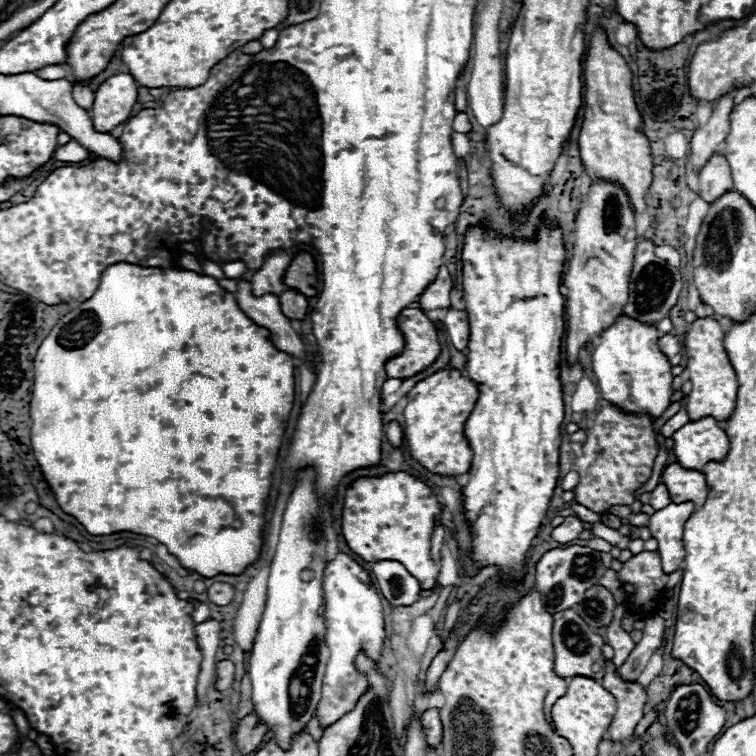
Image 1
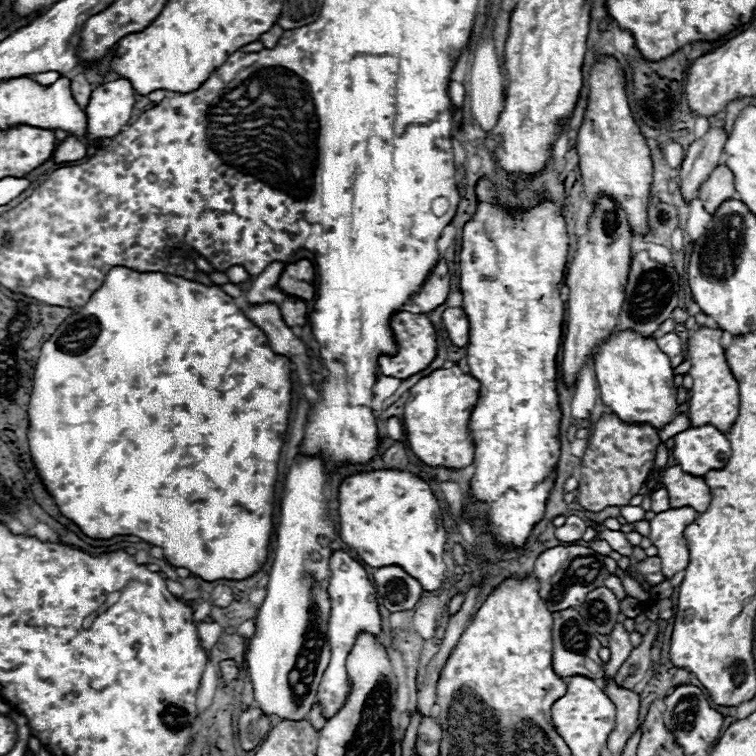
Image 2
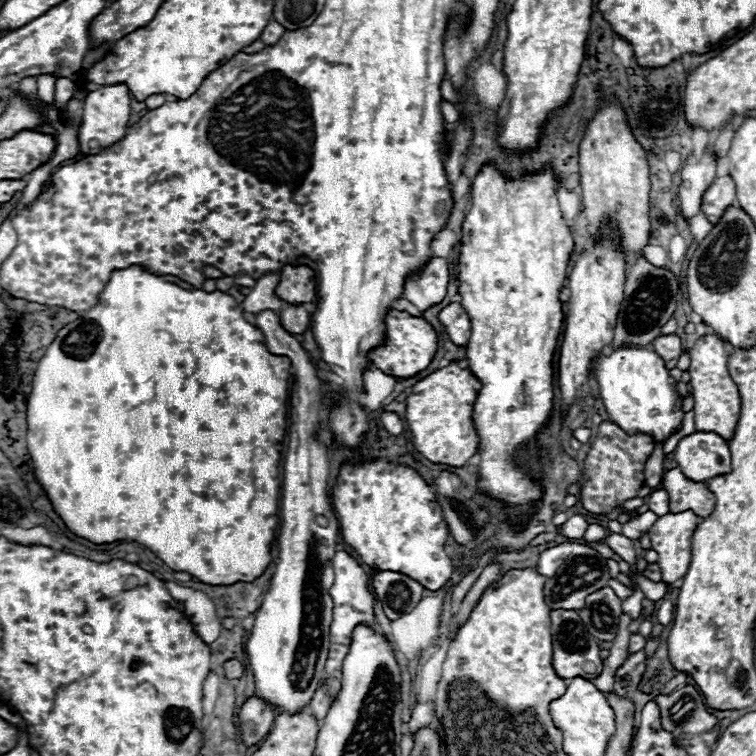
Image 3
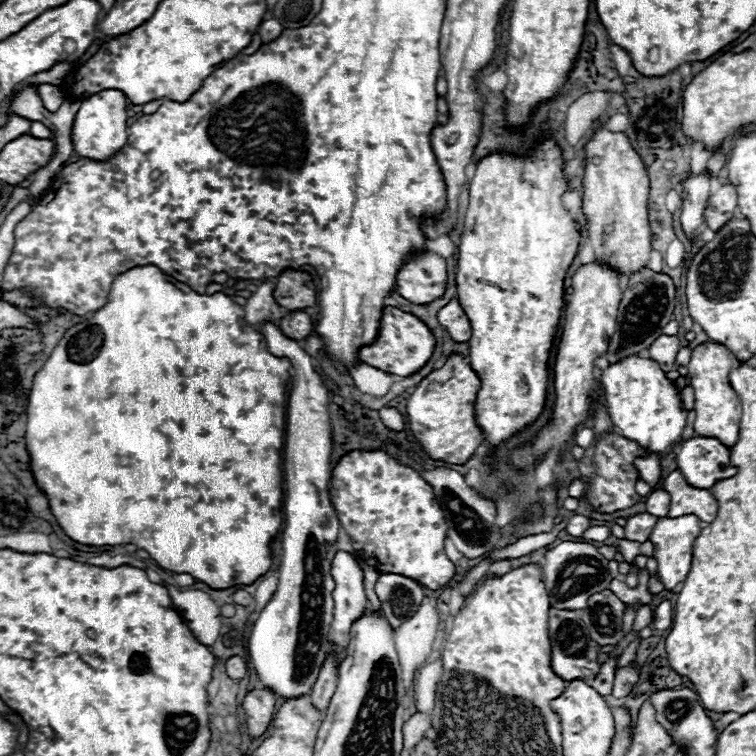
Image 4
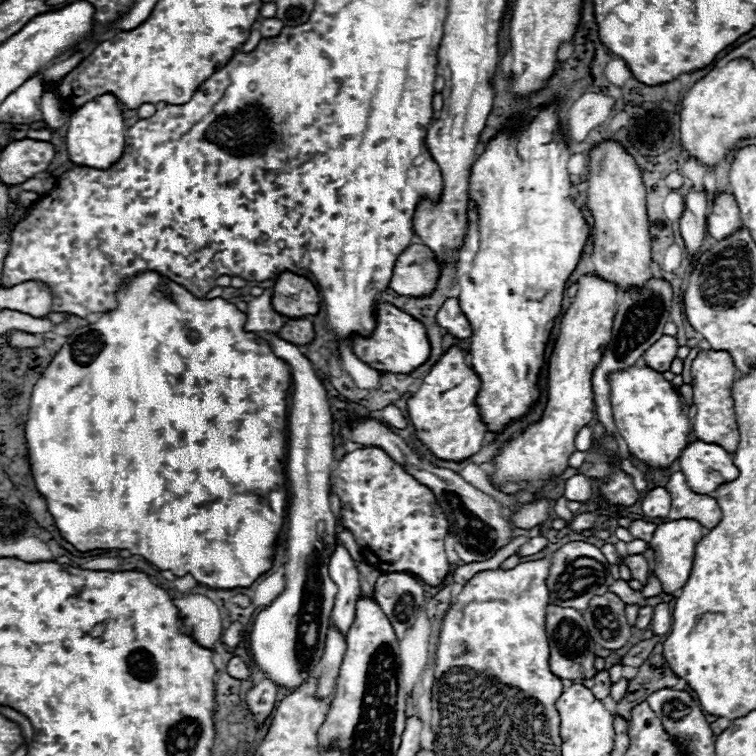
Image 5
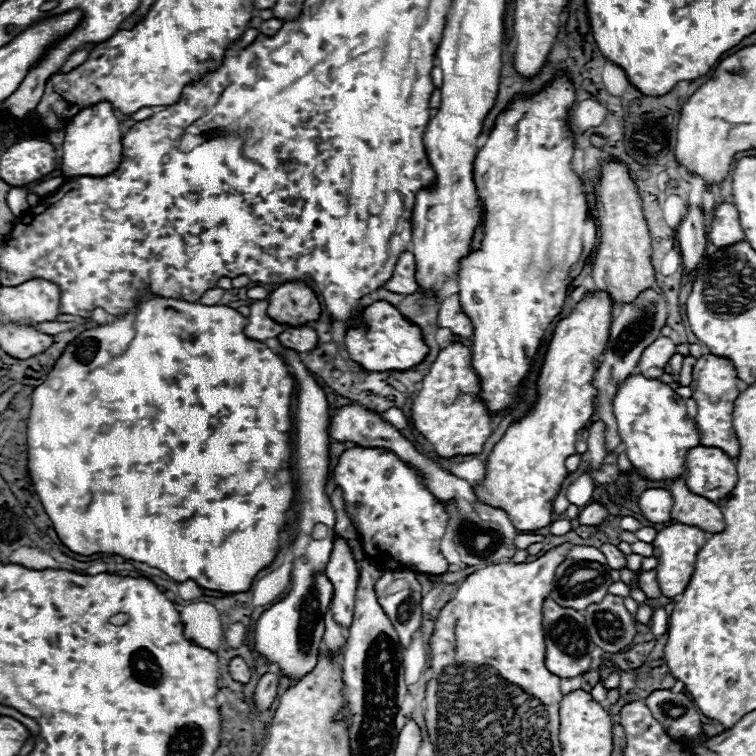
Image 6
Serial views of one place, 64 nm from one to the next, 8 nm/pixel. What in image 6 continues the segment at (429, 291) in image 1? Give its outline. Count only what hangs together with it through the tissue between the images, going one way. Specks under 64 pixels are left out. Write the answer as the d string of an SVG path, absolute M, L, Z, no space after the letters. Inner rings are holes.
M410 250L400 254L394 274L386 282L384 288L390 292L396 292L396 294L414 294L416 290L420 290L420 286L416 282L416 262L414 262L414 254Z

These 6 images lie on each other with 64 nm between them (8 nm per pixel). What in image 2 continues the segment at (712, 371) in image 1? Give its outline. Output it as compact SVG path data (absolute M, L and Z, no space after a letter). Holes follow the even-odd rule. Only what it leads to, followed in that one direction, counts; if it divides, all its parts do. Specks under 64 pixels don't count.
M696 326L692 338L686 344L686 358L692 364L688 374L694 380L694 386L690 390L690 400L688 400L688 416L692 420L692 426L712 424L720 428L722 432L726 432L738 416L740 396L738 396L738 382L726 362L726 354L724 354L720 338L722 338L720 328Z

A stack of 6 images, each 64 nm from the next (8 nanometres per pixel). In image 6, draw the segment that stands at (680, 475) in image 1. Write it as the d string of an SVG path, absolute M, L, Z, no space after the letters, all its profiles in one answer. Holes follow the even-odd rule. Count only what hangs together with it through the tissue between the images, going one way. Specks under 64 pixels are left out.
M682 476L672 480L668 490L674 500L674 506L670 512L672 520L682 524L696 524L698 528L704 528L710 534L720 532L720 528L724 528L724 518L720 508L708 498L702 498L690 492Z

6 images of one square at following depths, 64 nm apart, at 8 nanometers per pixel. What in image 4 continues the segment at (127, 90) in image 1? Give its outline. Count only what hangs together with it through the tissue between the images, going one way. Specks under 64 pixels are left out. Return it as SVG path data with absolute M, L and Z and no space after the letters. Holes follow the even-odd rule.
M102 90L98 94L92 94L90 98L82 100L82 106L76 114L74 128L72 128L72 142L76 148L76 154L80 158L90 158L90 160L106 160L112 156L116 150L120 150L126 144L126 114L128 108L128 98L120 90Z

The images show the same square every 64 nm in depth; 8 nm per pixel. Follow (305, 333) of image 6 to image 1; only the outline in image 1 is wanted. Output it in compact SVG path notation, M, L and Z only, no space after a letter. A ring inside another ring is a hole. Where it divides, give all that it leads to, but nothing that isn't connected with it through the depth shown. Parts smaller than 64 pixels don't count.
M286 288L280 294L280 306L282 306L282 312L290 320L294 320L294 318L302 320L308 314L308 298L304 294L300 294L298 290L292 290L292 288Z

